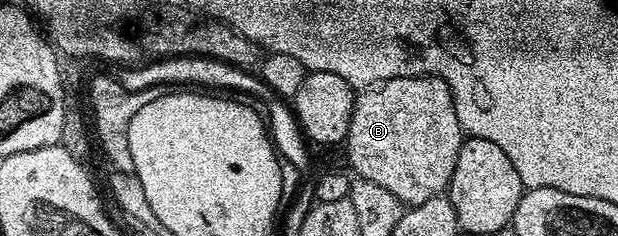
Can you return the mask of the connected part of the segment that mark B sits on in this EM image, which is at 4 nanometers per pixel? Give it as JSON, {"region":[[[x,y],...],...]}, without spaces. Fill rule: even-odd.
{"region":[[[403,76],[365,88],[357,95],[346,149],[348,160],[359,179],[378,182],[378,186],[382,186],[382,190],[390,190],[401,205],[411,206],[439,196],[447,189],[454,166],[458,166],[458,150],[465,139],[448,83],[437,76]]]}

